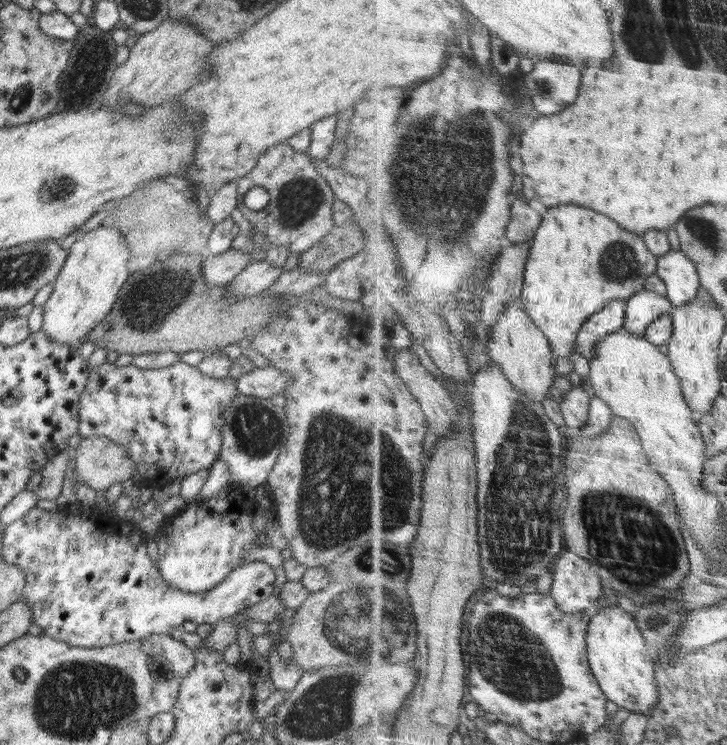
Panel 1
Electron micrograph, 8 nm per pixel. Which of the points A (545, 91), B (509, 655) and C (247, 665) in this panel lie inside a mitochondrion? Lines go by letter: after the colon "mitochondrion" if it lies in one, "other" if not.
A: mitochondrion
B: mitochondrion
C: other

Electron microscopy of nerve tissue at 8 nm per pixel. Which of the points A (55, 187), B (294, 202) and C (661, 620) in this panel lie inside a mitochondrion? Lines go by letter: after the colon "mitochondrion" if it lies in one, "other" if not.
A: mitochondrion
B: mitochondrion
C: mitochondrion

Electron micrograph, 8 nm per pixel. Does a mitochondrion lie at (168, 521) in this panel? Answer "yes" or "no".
no

